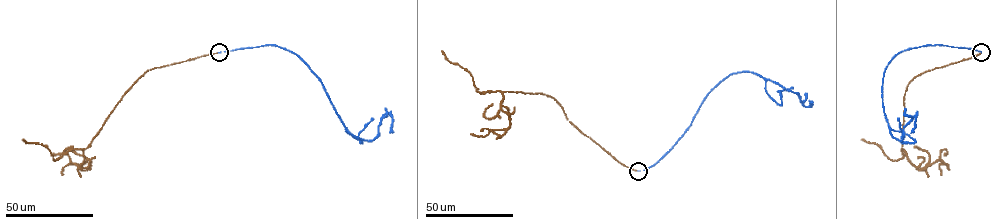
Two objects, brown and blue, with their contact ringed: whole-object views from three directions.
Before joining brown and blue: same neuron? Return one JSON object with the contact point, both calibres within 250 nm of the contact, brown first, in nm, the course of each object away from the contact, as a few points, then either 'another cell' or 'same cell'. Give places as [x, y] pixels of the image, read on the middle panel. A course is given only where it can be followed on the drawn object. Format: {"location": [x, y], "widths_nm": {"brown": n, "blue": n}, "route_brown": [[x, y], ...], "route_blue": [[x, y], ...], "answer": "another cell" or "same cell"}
{"location": [638, 171], "widths_nm": {"brown": 160, "blue": 180}, "route_brown": [[638, 171], [582, 133], [562, 107], [542, 94], [504, 92], [501, 107], [509, 126], [484, 136], [470, 134]], "route_blue": [[638, 171], [671, 148], [704, 98], [733, 73], [752, 72], [797, 93], [805, 106], [811, 105], [808, 100]], "answer": "same cell"}

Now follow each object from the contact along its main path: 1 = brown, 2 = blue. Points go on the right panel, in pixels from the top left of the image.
1: (981, 52), (917, 75), (907, 87), (902, 147), (907, 158), (919, 170), (924, 170), (945, 149), (944, 154)
2: (981, 52), (927, 45), (889, 63), (882, 84), (889, 132), (901, 140), (917, 113), (911, 133)

